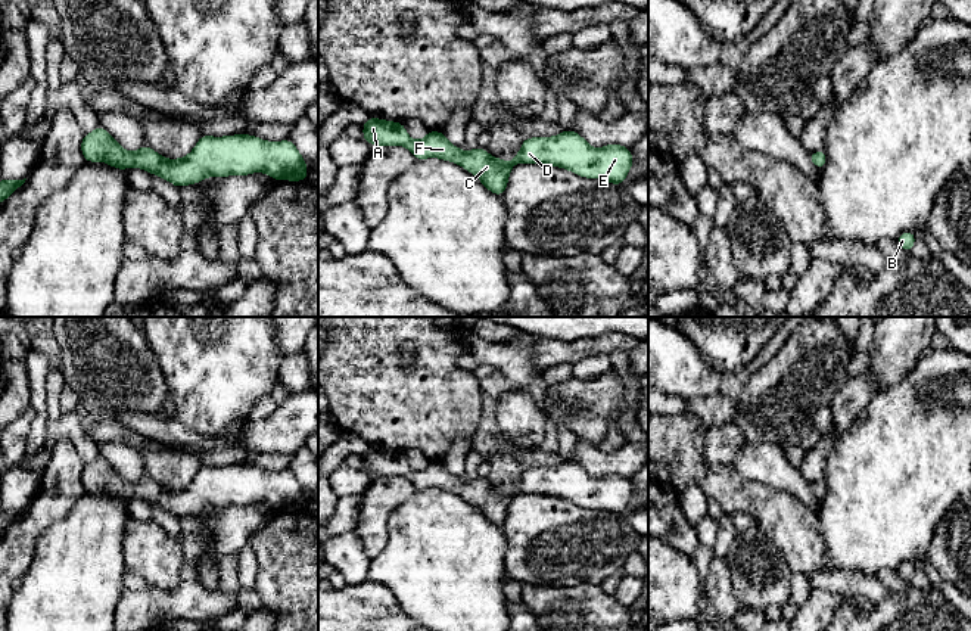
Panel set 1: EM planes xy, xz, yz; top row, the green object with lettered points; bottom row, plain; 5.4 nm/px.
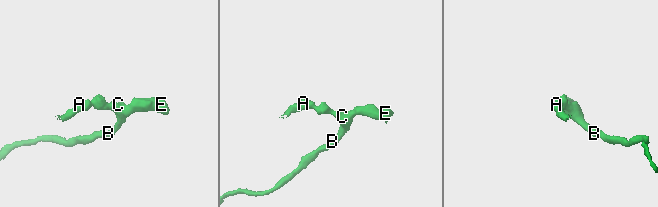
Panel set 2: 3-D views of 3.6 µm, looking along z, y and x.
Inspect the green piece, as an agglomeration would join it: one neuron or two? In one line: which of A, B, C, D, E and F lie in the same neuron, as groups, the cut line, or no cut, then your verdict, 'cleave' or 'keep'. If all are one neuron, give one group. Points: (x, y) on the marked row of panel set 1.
A B C D E F | no cut | keep

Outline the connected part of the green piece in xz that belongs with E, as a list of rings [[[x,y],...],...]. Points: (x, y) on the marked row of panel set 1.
[[[368,118],[362,124],[361,139],[377,146],[404,146],[416,159],[441,158],[466,168],[476,175],[492,193],[502,196],[508,174],[516,164],[547,164],[561,167],[585,178],[600,178],[620,186],[634,164],[631,149],[620,144],[607,144],[595,149],[582,136],[564,130],[554,137],[525,139],[520,152],[507,164],[494,158],[486,149],[463,152],[451,144],[442,131],[429,131],[421,140],[411,140],[402,122]]]

